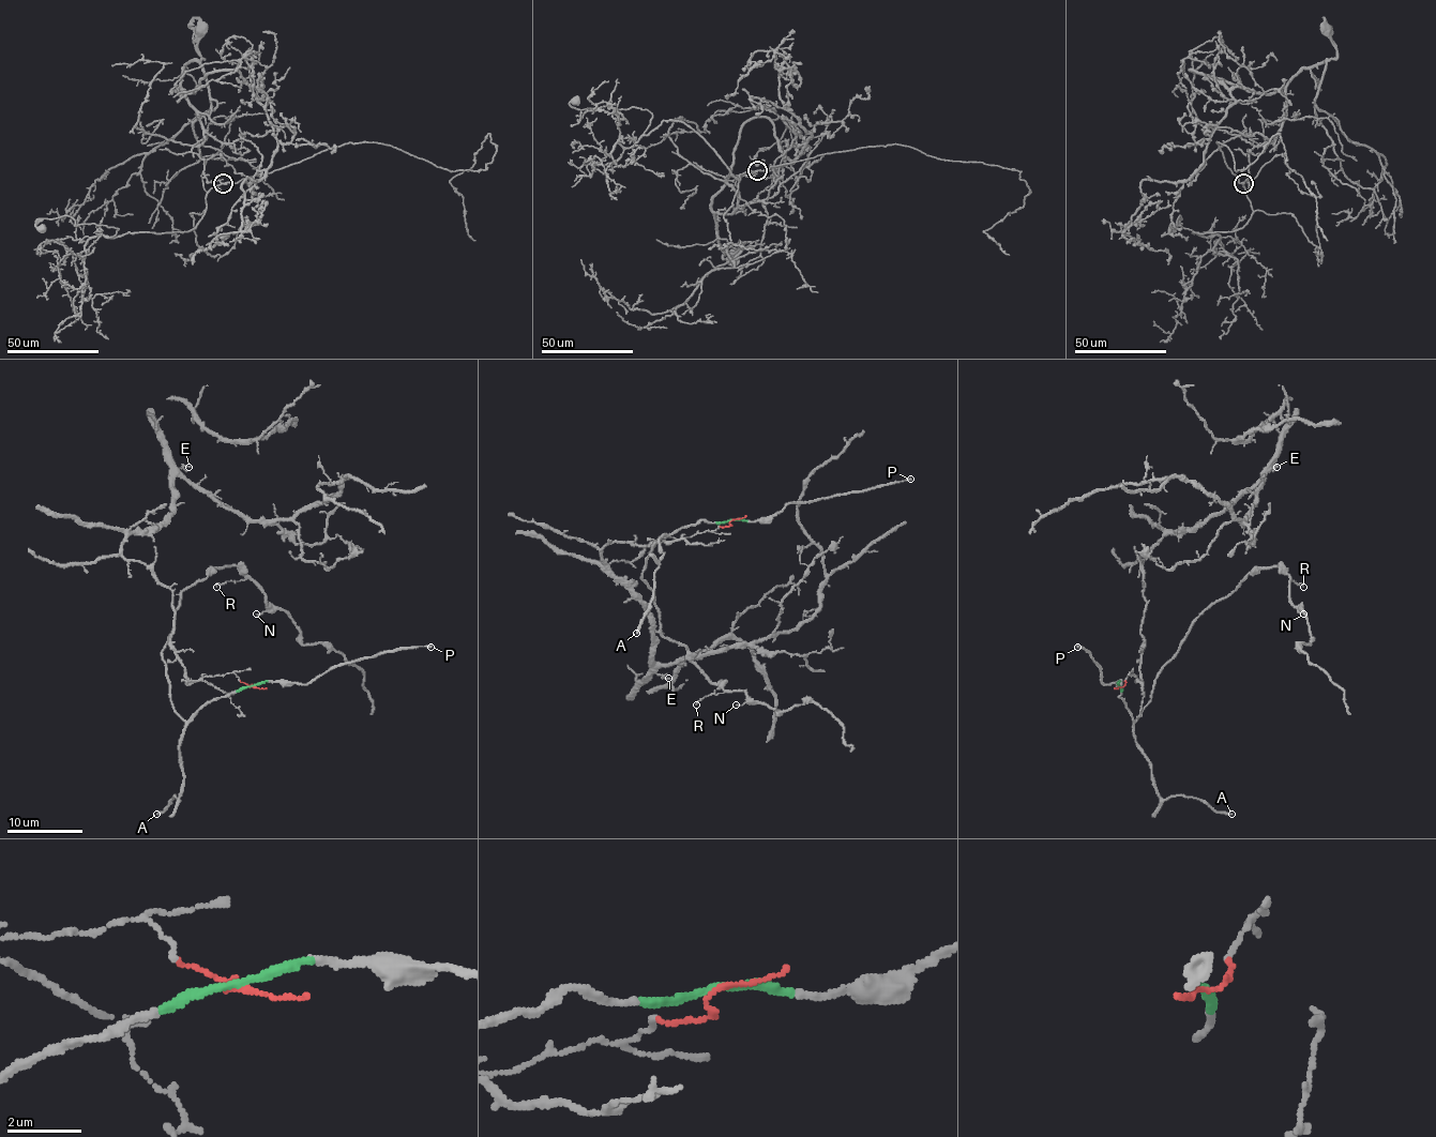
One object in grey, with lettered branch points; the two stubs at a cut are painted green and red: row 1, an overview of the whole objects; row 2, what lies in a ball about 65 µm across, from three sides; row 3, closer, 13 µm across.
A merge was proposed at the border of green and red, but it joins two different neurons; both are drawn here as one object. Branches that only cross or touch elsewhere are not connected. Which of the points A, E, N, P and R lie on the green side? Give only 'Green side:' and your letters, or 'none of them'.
Green side: A, N, P, R

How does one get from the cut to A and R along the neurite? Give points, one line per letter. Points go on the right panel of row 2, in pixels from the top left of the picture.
A: (1118, 687), (1137, 747), (1150, 767), (1154, 789), (1163, 799), (1173, 794), (1195, 797), (1219, 812), (1232, 814)
R: (1118, 687), (1133, 719), (1147, 705), (1155, 673), (1190, 625), (1249, 574), (1283, 566), (1303, 587)

